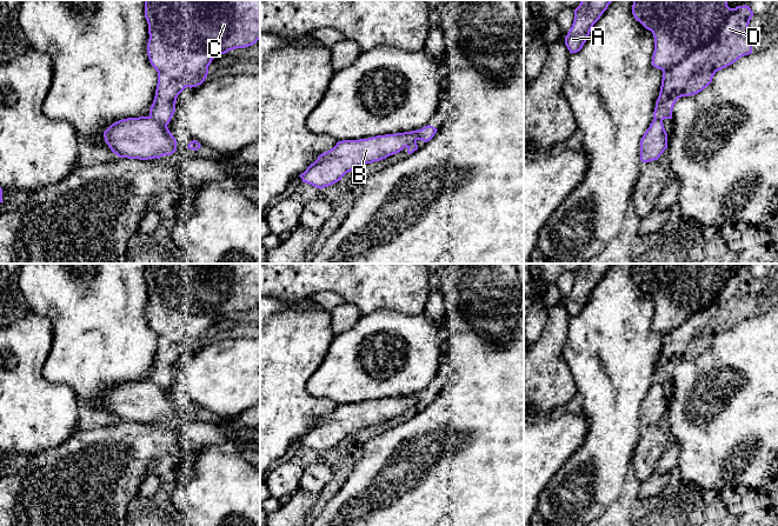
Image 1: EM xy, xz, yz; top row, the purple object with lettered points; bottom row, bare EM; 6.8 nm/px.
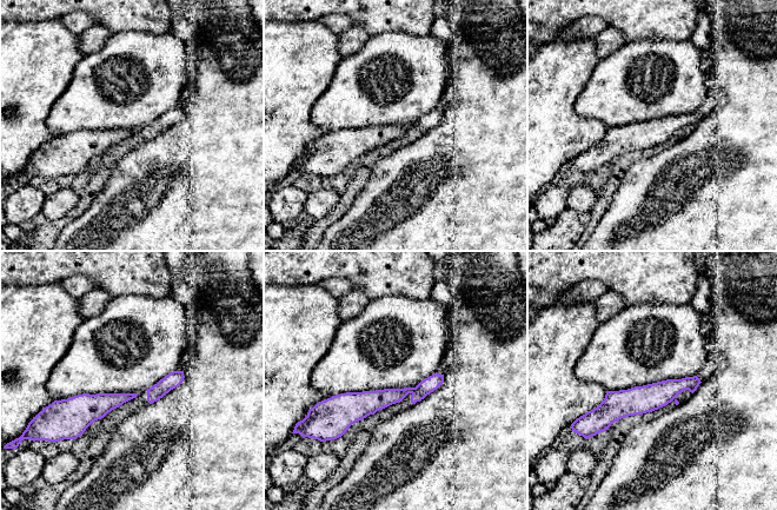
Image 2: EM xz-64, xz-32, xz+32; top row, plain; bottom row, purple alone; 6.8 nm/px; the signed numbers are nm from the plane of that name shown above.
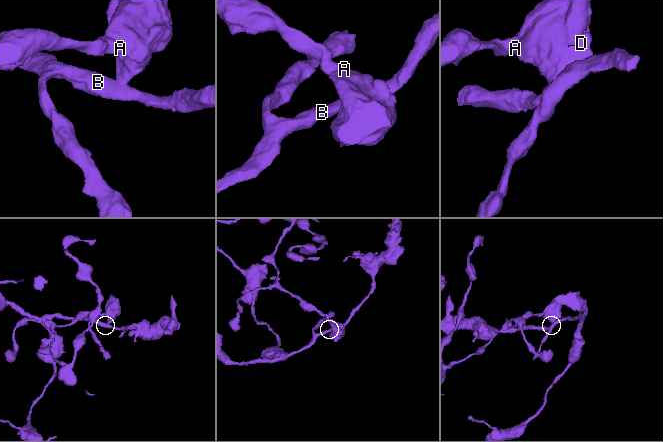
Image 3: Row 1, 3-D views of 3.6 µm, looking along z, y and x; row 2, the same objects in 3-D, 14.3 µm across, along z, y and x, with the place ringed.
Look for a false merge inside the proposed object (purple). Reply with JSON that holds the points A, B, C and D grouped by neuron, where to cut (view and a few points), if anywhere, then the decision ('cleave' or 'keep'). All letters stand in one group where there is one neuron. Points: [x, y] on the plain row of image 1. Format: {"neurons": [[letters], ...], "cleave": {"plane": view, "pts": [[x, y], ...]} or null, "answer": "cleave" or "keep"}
{"neurons": [["A", "C", "D"], ["B"]], "cleave": {"plane": "xz", "pts": [[420, 393], [417, 401], [406, 410]]}, "answer": "cleave"}

